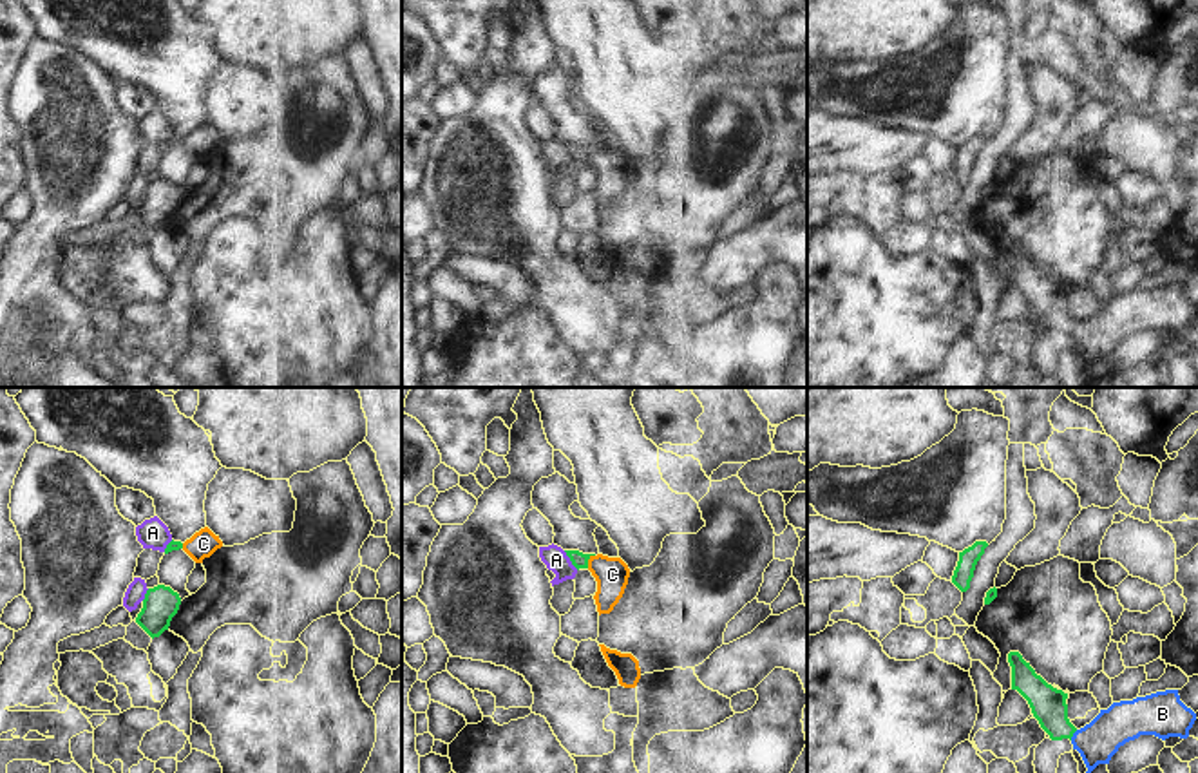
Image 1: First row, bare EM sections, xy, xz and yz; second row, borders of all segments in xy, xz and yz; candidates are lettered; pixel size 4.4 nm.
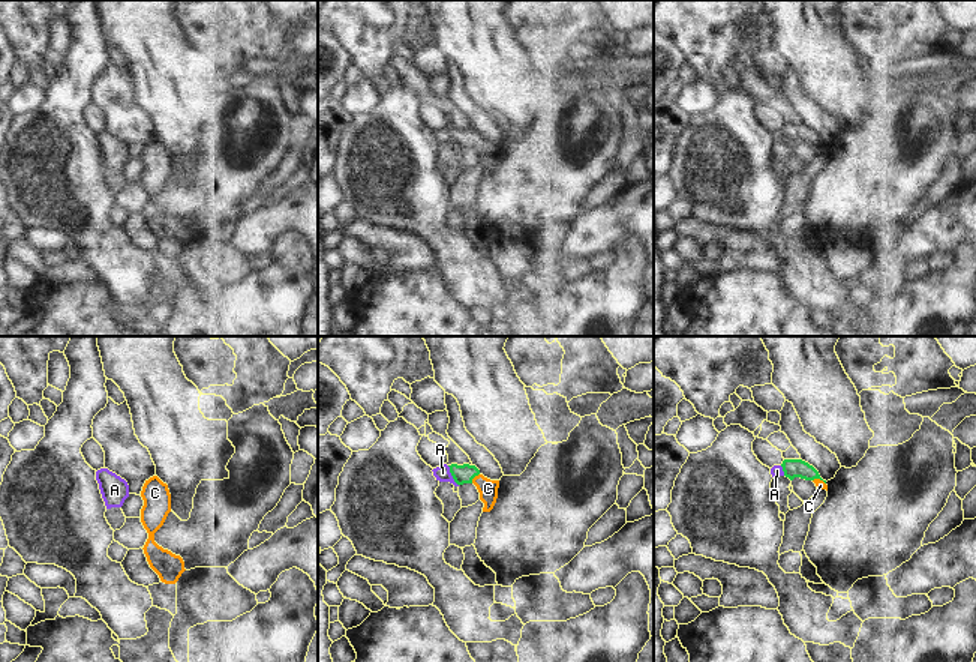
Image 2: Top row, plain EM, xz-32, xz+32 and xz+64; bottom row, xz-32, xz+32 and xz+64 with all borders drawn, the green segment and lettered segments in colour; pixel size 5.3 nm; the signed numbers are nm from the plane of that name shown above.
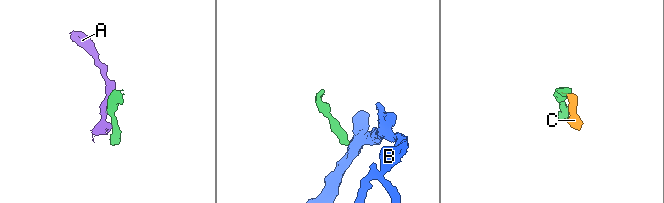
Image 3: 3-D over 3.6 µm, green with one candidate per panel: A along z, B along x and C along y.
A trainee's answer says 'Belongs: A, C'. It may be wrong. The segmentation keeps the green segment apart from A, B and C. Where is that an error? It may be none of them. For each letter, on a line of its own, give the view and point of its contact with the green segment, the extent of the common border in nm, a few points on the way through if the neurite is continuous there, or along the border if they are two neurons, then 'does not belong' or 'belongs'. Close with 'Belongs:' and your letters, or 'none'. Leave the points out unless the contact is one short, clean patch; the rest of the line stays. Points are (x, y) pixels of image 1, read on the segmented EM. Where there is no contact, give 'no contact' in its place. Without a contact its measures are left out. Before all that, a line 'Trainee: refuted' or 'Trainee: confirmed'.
Trainee: refuted
A: meets green in xz at (570, 560); contact 110 nm long; does not belong
B: meets green in yz at (1072, 735); contact 60 nm long; belongs
C: meets green in xz at (587, 562); contact 70 nm long; belongs
Belongs: B, C

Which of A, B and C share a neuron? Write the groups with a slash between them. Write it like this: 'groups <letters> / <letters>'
groups A / B C

